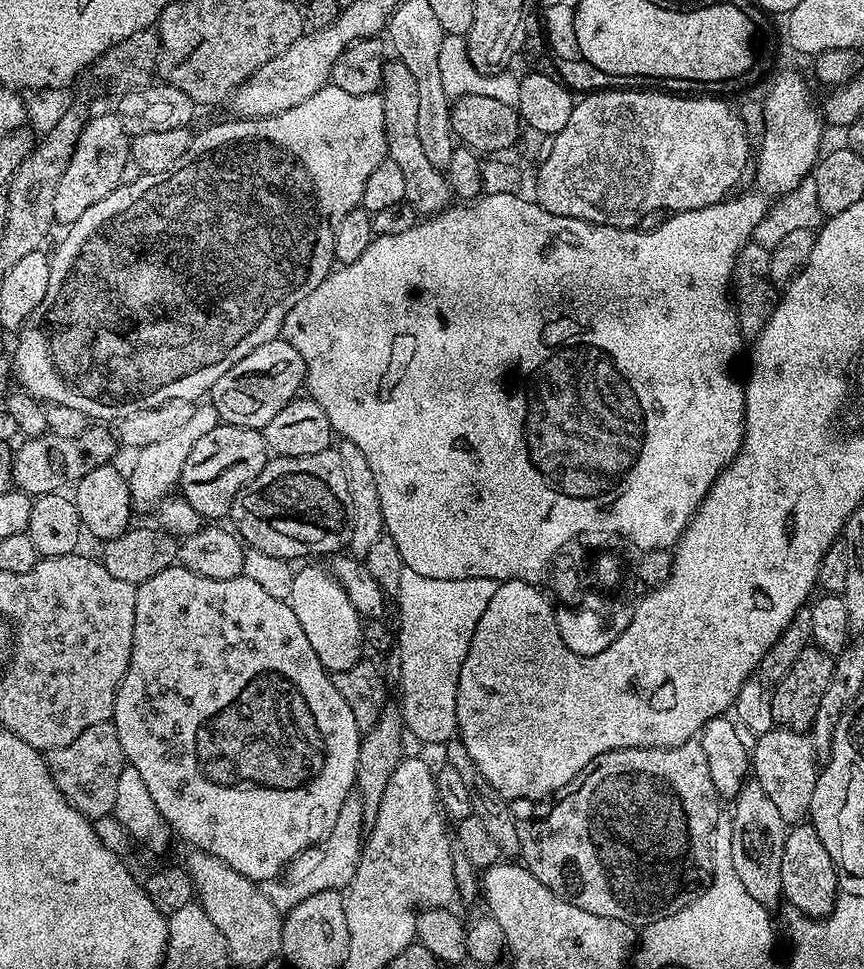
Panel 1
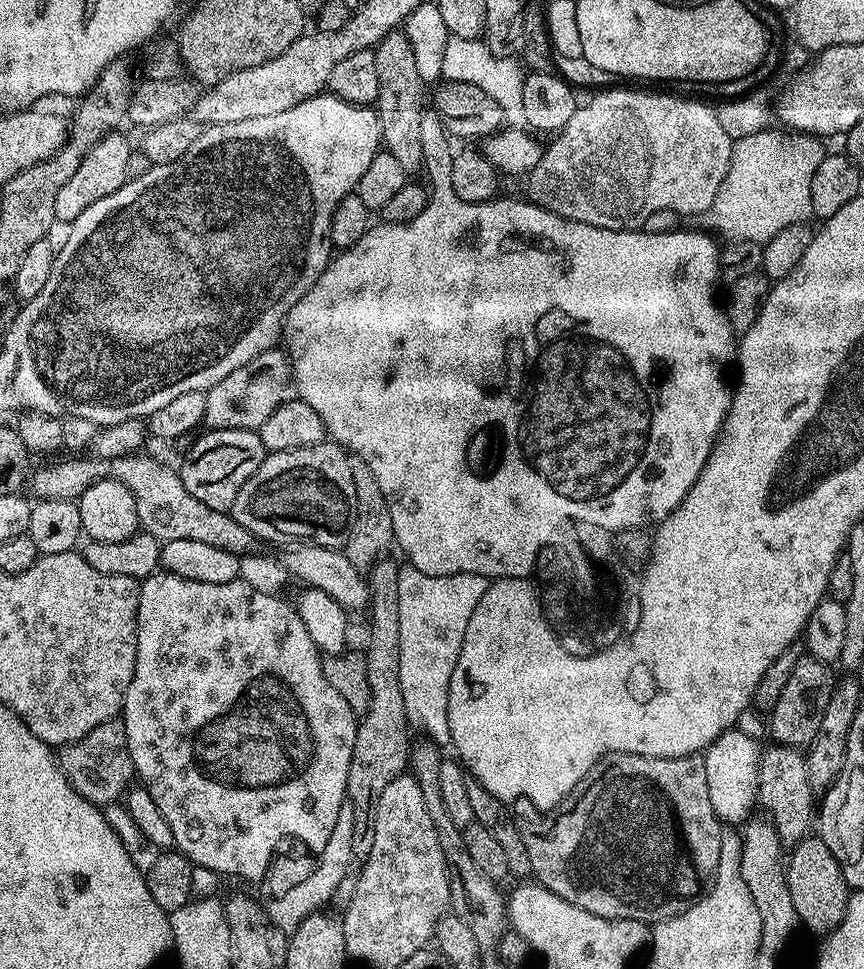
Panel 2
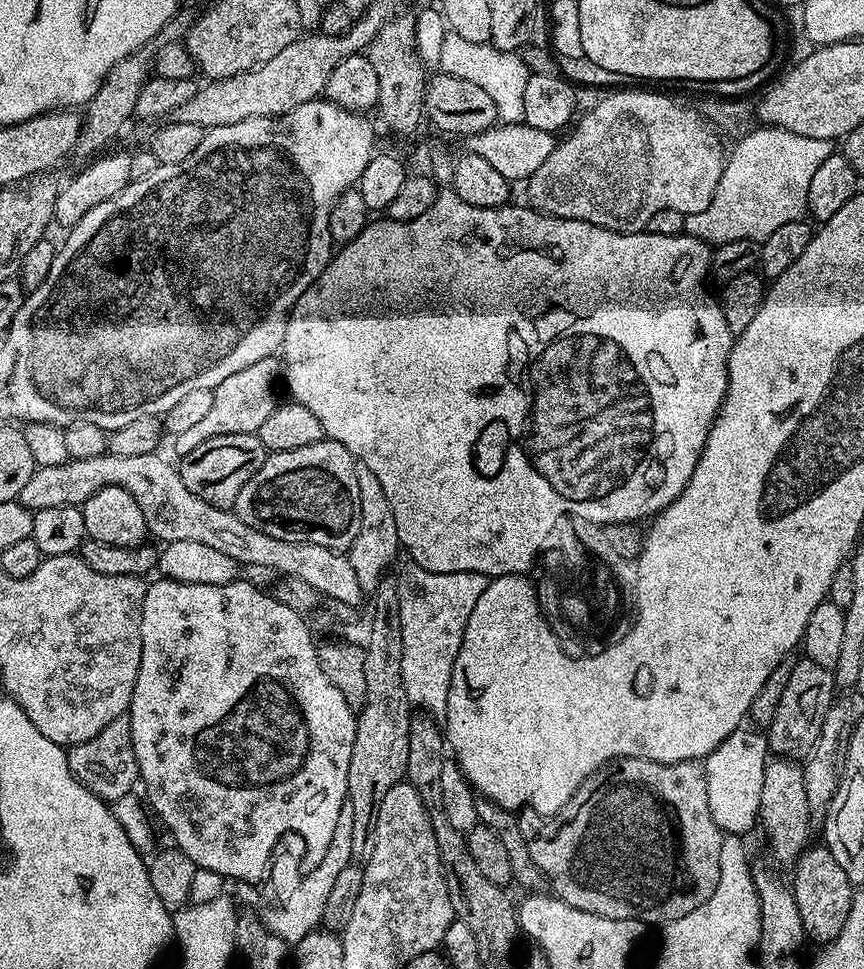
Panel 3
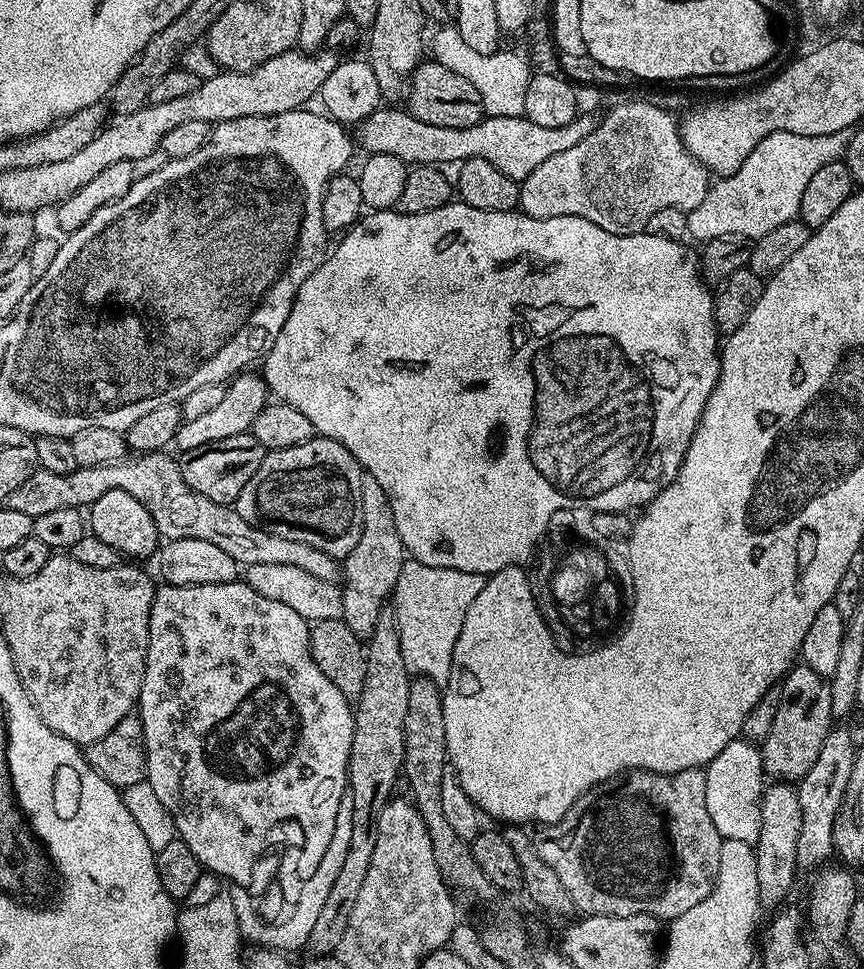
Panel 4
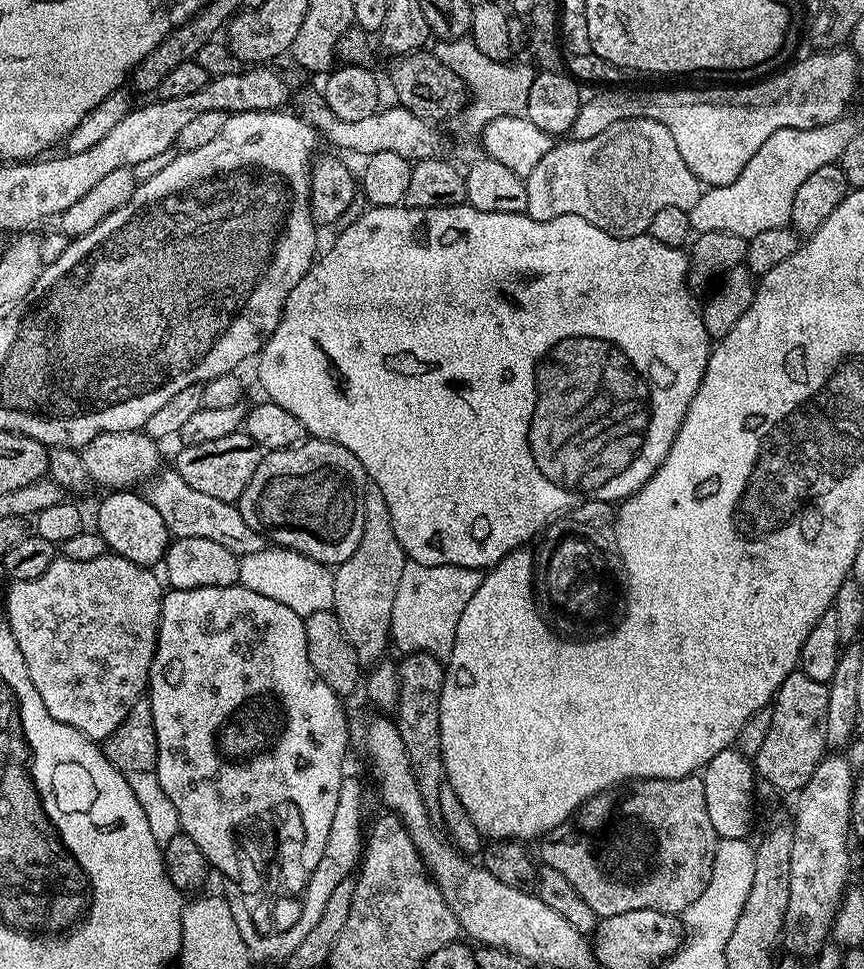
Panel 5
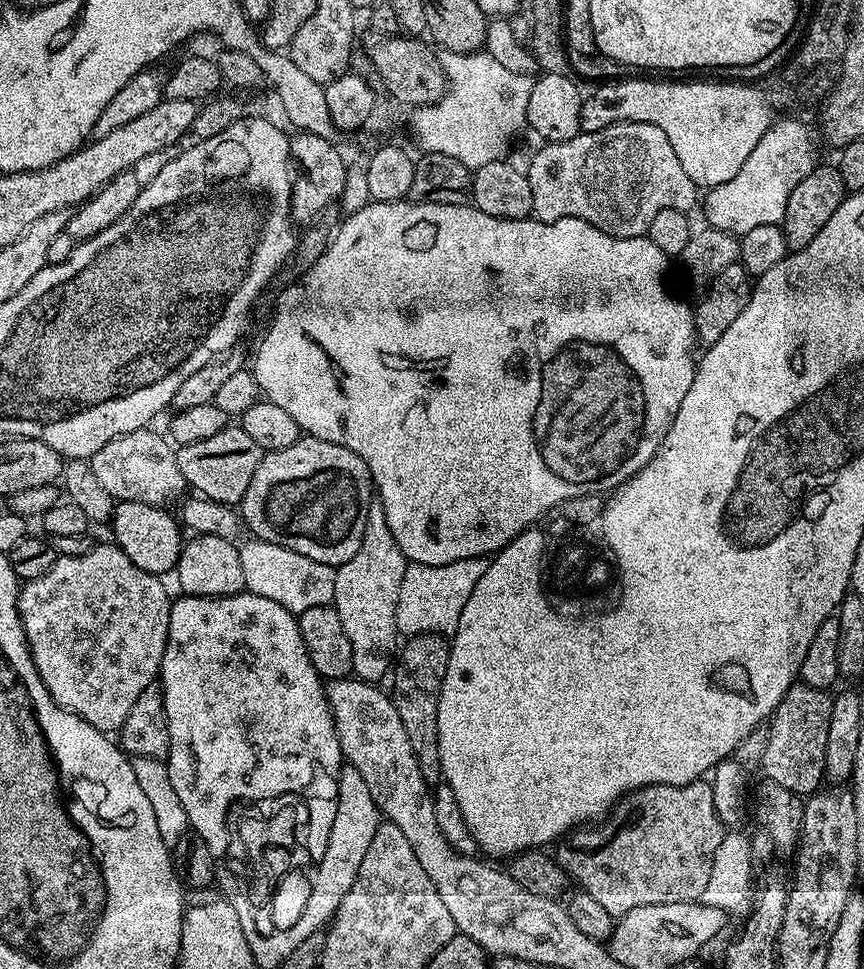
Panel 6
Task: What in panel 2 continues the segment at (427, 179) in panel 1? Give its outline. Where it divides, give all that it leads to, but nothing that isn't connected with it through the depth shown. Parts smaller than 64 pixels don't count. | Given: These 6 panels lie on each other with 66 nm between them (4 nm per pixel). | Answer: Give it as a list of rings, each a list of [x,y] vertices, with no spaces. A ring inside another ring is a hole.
[[[390,35],[377,44],[376,53],[378,70],[378,94],[374,103],[376,117],[380,120],[380,138],[383,147],[400,163],[402,170],[409,174],[423,169],[423,156],[419,127],[426,109],[424,91],[426,85],[418,76],[414,52],[405,38]]]

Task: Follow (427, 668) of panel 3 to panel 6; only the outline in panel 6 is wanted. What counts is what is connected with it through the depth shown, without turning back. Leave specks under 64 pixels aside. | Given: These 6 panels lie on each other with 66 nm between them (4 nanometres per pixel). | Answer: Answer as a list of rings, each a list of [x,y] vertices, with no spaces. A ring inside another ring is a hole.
[[[475,556],[462,558],[458,562],[450,562],[446,566],[426,566],[413,564],[406,566],[406,574],[402,574],[402,586],[398,590],[396,603],[396,631],[401,637],[420,636],[423,632],[439,632],[448,638],[458,626],[458,618],[462,618],[462,609],[478,586],[478,578],[486,574],[489,557]]]

